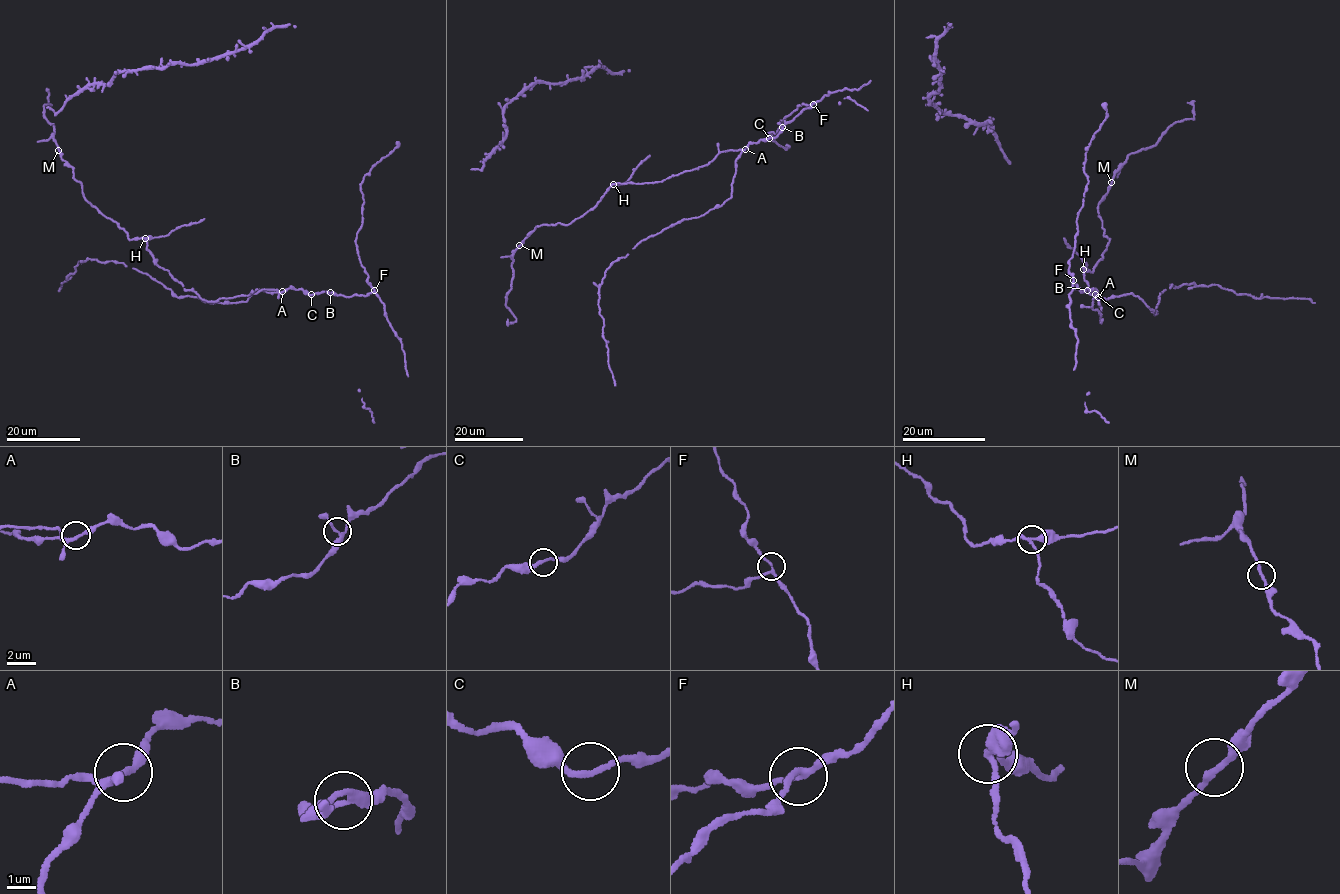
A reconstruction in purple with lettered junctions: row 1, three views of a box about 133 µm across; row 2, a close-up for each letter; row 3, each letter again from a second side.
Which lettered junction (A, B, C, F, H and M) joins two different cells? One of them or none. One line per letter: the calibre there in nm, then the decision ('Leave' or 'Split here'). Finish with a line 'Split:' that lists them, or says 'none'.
A: Thickness 200 nm. Leave
B: Thickness 240 nm. Leave
C: Thickness 200 nm. Leave
F: Thickness 150 nm. Leave
H: Thickness 200 nm. Split here
M: Thickness 200 nm. Leave
Split: H

